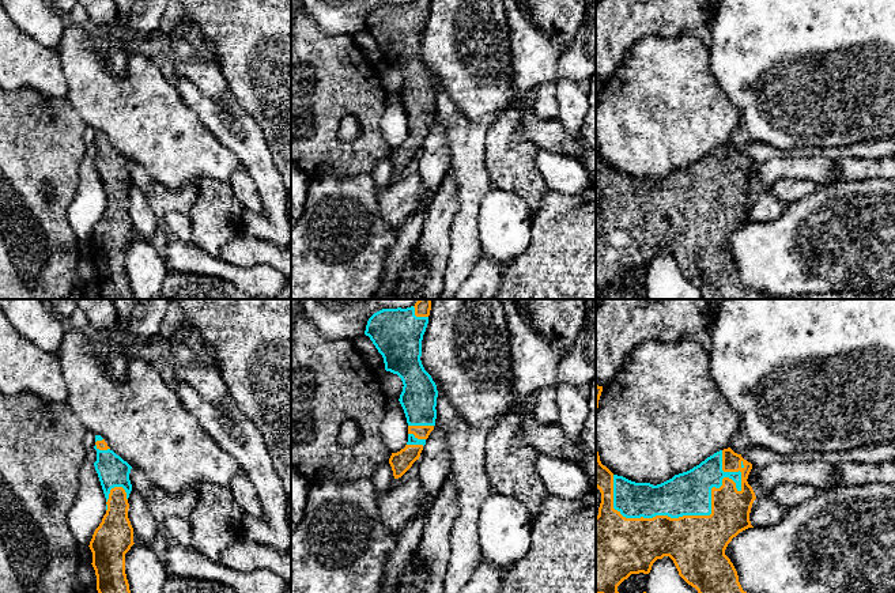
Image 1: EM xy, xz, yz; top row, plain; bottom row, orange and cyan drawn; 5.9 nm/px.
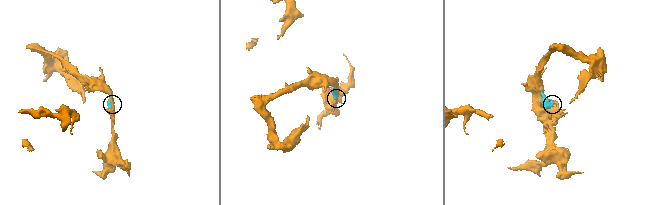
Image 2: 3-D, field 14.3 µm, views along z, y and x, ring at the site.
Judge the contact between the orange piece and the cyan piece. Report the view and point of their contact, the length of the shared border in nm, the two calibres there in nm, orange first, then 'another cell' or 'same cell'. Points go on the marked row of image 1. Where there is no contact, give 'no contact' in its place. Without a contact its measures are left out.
yz (676, 518) | 800 nm | 340/260 nm | same cell

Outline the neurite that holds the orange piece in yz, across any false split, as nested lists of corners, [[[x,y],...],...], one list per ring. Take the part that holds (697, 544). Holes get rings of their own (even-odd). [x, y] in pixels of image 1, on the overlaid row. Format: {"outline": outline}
{"outline": [[[596,447],[596,487],[601,492],[596,517],[596,593],[619,593],[618,586],[624,579],[631,574],[649,574],[653,563],[664,556],[673,560],[679,575],[698,593],[747,593],[725,549],[740,532],[754,528],[749,513],[756,496],[747,481],[751,469],[751,462],[728,447],[707,457],[692,469],[653,486],[613,475],[601,464]]]}

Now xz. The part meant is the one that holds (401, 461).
{"outline": [[[419,299],[407,309],[382,309],[369,318],[365,331],[382,355],[385,370],[397,374],[404,385],[399,401],[408,423],[408,442],[389,458],[394,479],[419,460],[435,426],[438,390],[420,360],[430,310],[431,299]]]}

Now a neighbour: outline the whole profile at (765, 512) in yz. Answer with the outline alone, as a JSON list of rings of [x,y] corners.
[[[763,495],[754,501],[749,521],[754,528],[766,528],[777,524],[789,509],[778,503],[773,495]]]

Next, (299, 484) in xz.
[[[291,468],[291,532],[301,524],[305,515],[310,480]]]

